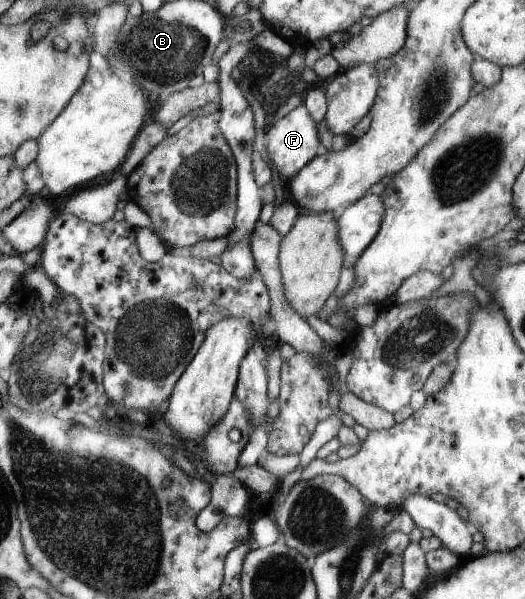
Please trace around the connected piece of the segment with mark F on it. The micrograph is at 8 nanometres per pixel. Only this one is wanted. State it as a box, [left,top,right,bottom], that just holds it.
[266,103,321,182]

